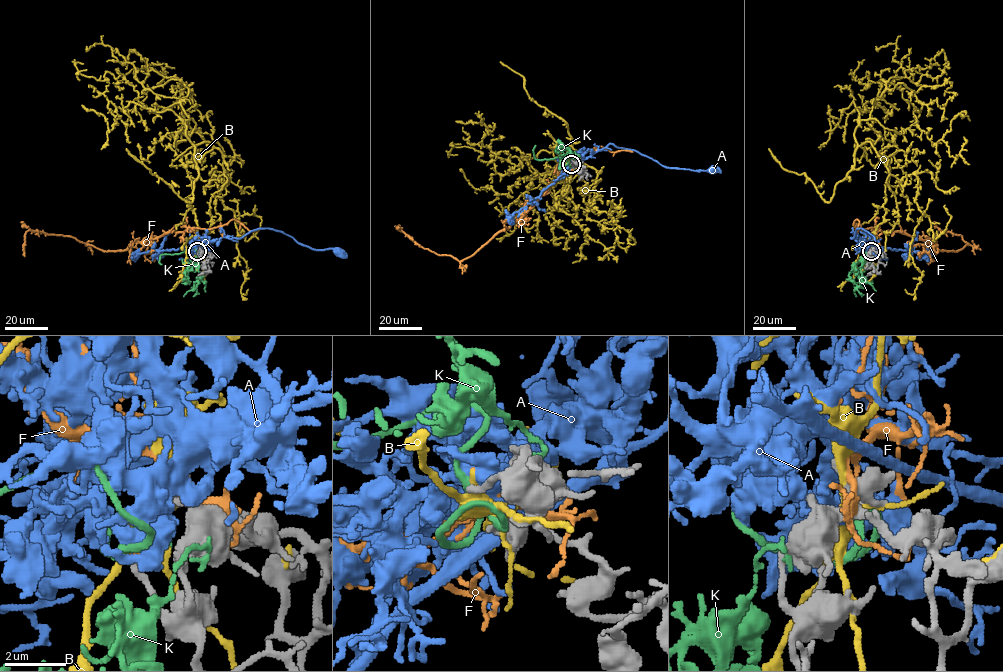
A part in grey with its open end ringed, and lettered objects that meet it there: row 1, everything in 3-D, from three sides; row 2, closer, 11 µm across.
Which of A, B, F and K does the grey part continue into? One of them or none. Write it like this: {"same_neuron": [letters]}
{"same_neuron": ["K"]}

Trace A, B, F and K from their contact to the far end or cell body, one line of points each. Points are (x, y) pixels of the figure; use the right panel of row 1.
A: (870, 251), (870, 246), (859, 237), (851, 238), (857, 228), (871, 234), (877, 252)
B: (870, 252), (890, 171), (854, 135), (857, 109), (877, 104), (882, 82), (867, 71), (855, 80), (861, 64)
F: (870, 251), (876, 237), (897, 231), (939, 250), (968, 243), (939, 230), (933, 256)
K: (870, 251), (864, 248), (870, 255), (870, 264), (876, 266), (861, 265), (856, 296)

